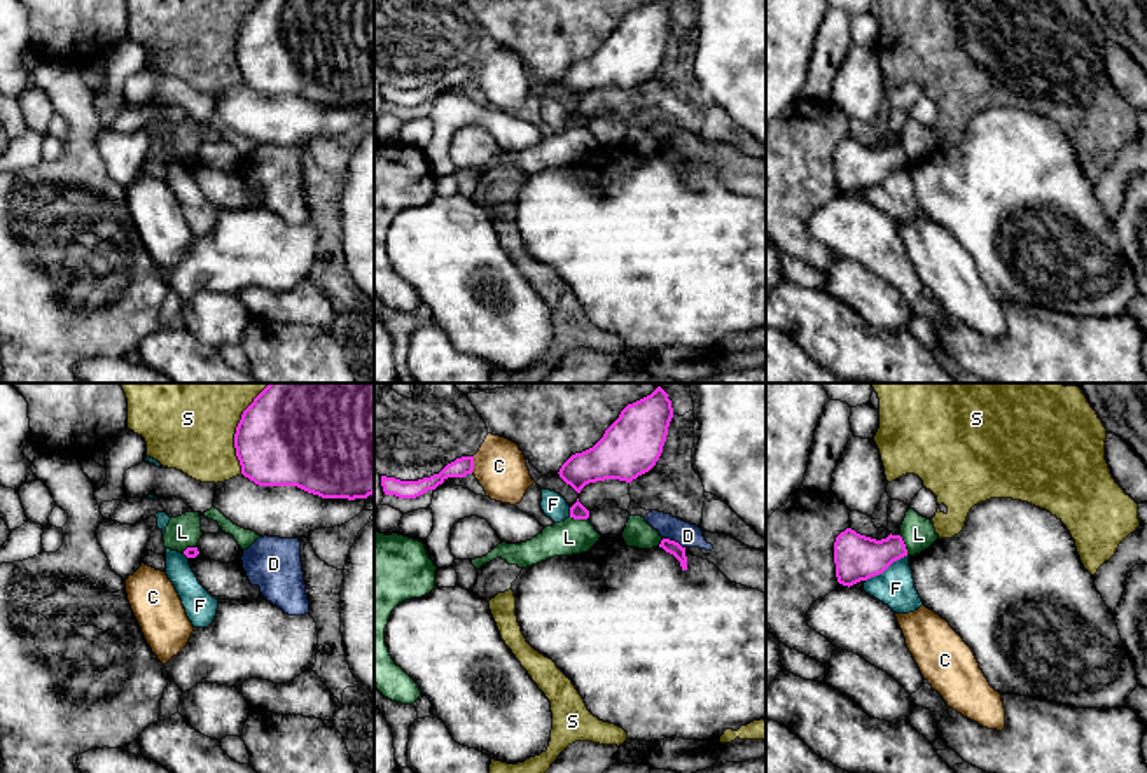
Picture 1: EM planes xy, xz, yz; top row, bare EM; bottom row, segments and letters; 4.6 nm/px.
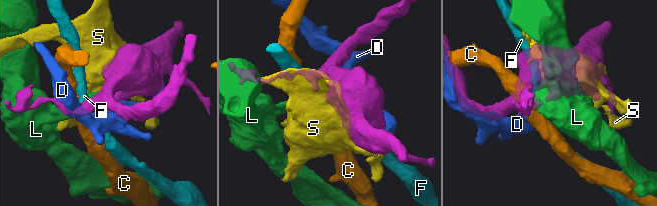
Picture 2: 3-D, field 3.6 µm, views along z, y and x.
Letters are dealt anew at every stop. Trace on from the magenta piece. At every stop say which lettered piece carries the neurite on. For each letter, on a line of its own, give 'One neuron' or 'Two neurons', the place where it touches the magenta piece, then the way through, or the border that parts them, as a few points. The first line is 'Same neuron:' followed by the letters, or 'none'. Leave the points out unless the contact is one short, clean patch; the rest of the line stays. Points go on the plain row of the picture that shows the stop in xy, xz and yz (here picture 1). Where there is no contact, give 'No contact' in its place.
Same neuron: none
C: Two neurons. Touches magenta at xz (472, 74). Boundary: xz (474, 65), (471, 81)
D: Two neurons. Touches magenta at xz (674, 149)
F: Two neurons. Touches magenta at yz (885, 177). Boundary: yz (906, 163), (866, 189)
L: Two neurons. Touches magenta at yz (904, 153)
S: Two neurons. Touches magenta at xy (236, 41)

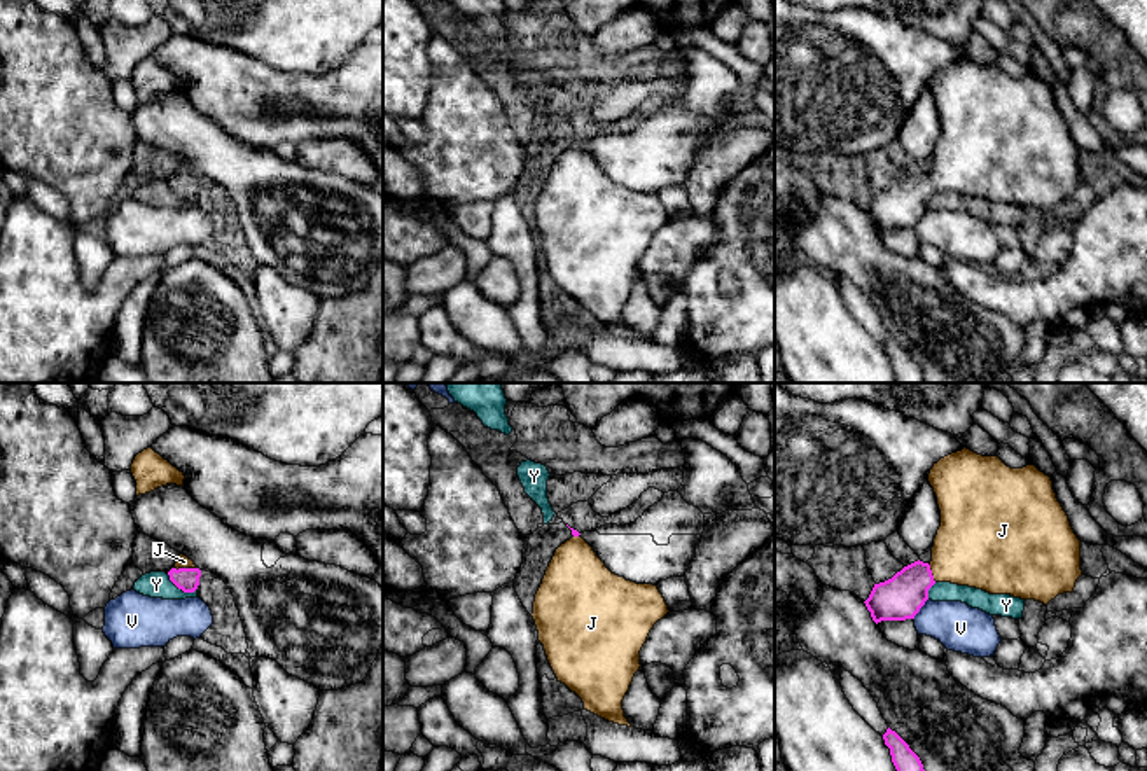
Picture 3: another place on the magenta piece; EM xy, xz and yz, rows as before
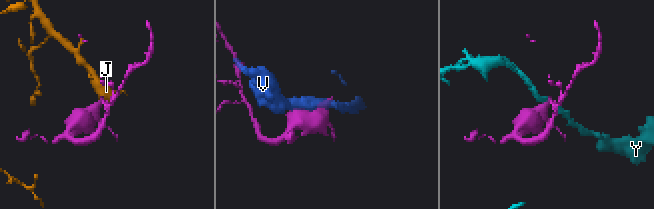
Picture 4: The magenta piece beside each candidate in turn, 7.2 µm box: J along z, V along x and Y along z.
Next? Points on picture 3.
Same neuron: J
J: One neuron. Touches magenta at xy (186, 177). Path across: xy (187, 187), (186, 177), (184, 170)
V: Two neurons. Touches magenta at yz (920, 215)
Y: Two neurons. Touches magenta at xy (180, 196)

